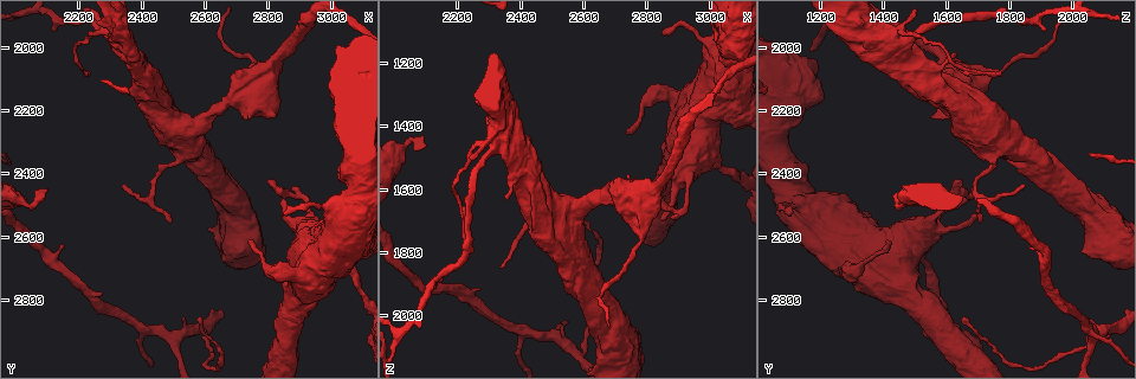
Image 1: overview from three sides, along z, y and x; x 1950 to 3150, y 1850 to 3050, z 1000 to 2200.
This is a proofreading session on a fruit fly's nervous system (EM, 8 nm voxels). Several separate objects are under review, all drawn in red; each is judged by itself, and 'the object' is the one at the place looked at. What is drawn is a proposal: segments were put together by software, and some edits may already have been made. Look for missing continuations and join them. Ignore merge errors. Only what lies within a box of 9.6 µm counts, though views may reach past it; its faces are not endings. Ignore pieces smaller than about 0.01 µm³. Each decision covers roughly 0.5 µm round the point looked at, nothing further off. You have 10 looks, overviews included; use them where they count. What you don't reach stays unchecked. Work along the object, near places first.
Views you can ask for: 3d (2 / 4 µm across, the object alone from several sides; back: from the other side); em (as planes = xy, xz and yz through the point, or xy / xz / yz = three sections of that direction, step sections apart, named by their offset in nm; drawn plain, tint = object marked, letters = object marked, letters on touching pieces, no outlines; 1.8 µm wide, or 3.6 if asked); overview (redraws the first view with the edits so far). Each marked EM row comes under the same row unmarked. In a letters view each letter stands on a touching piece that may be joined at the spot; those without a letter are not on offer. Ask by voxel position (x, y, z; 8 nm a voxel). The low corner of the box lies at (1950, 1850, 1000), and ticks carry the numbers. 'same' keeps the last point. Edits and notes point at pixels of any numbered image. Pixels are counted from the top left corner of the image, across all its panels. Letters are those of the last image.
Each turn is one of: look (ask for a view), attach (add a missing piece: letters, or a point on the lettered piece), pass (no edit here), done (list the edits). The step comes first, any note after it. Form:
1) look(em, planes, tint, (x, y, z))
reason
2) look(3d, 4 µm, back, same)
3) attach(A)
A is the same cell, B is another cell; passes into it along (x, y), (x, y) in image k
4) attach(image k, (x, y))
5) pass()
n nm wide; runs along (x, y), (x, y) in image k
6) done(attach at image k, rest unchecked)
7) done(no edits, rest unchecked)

look(em, planes, letters, (2090, 2460, 1470))
tapers out

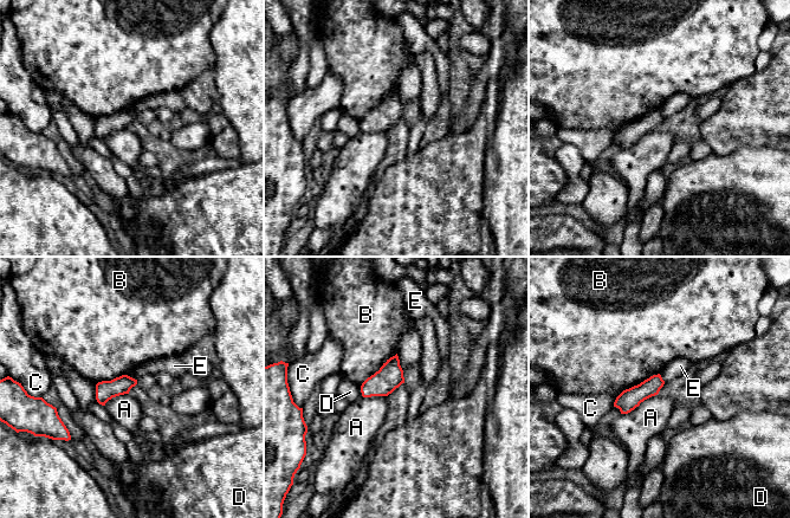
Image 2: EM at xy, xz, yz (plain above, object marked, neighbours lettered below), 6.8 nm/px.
pass()
A, B, C, D and E are other cells; border along (656, 394), (621, 414) in image 2; no lettered piece goes on from it

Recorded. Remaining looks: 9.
look(3d, 4 µm, (2140, 2630, 1870))
branch stops here

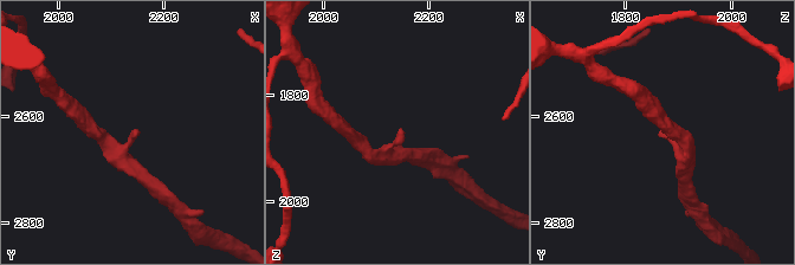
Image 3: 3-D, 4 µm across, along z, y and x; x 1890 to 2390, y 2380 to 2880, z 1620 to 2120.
look(em, planes, tint, (2150, 2630, 1865))

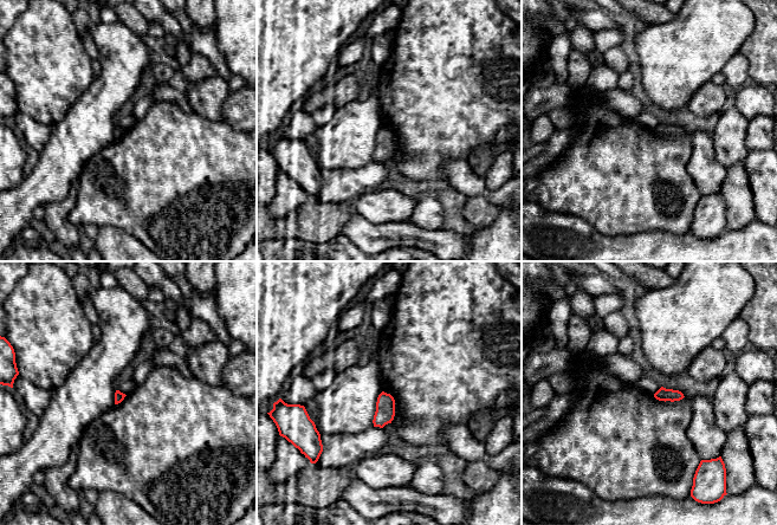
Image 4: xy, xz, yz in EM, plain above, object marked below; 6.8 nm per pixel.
look(em, planes, letters, same)

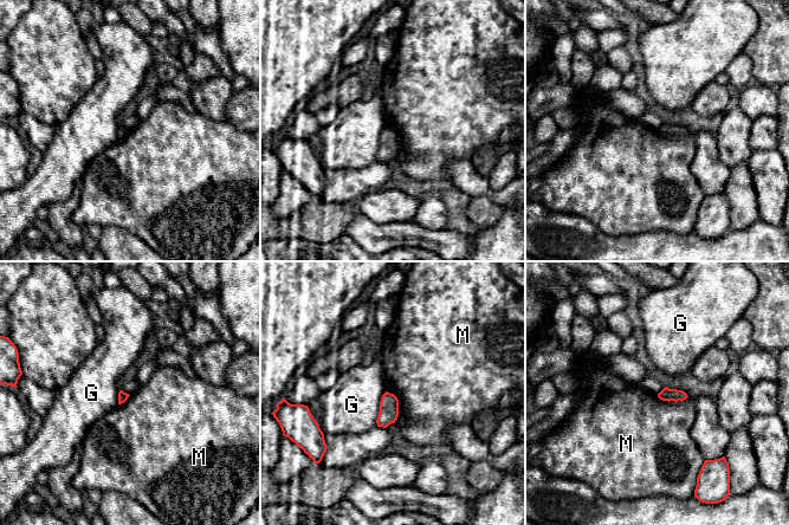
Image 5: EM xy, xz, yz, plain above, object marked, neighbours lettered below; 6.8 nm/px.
pass()
G touches over 240 nm; G and M are other cells; border along (657, 396), (668, 401), (689, 396) in image 5; no lettered piece goes on from it

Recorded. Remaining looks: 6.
look(em, xz, step 8, tint, (2850, 2480, 1600))
an open end

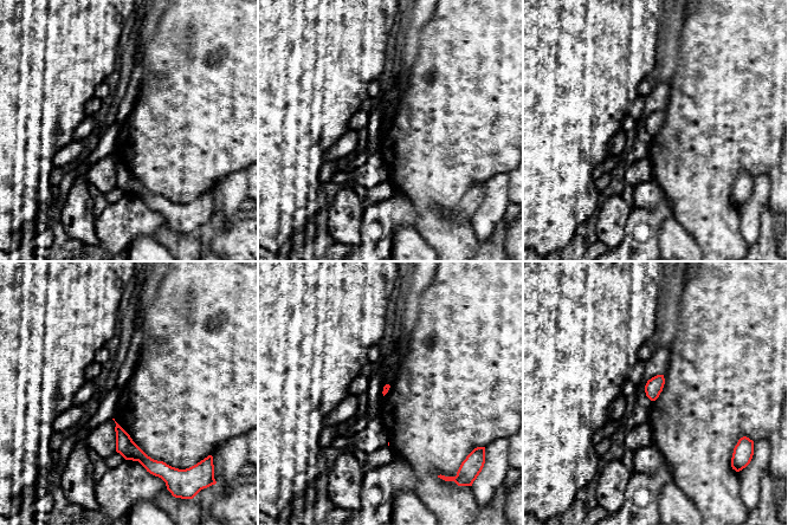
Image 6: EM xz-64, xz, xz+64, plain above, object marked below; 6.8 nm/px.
look(em, planes, letters, same)
cut it another way

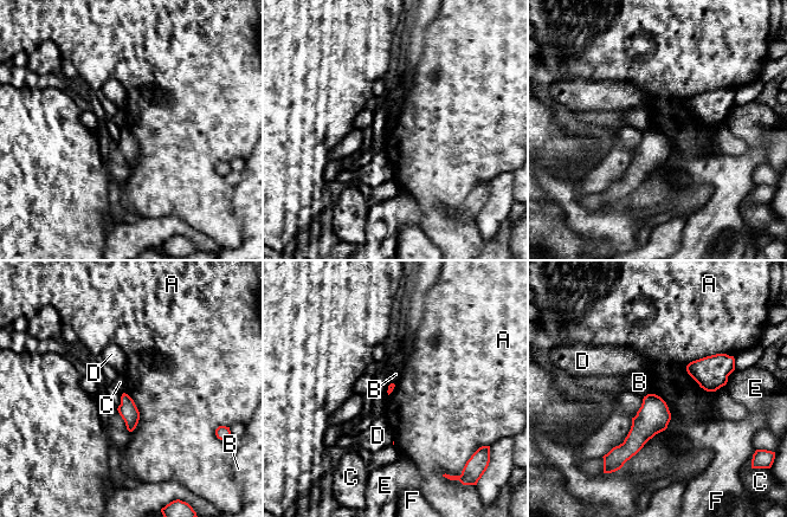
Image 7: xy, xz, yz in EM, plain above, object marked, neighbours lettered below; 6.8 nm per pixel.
pass()
A, B, C, D, E and F are other cells; border along (733, 355), (707, 355), (685, 370) in image 7; none of them fits

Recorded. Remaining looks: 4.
look(em, planes, letters, (2230, 2090, 1770))
thin end

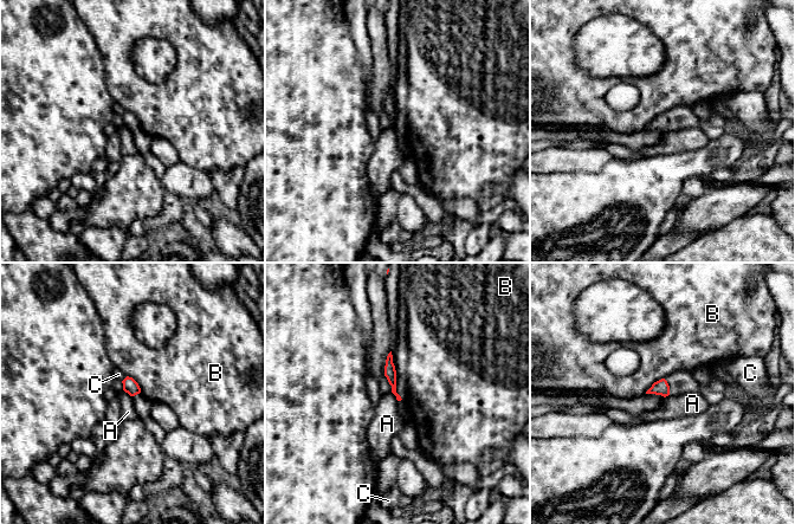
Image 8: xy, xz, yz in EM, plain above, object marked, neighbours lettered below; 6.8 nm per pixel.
pass()
A, B and C are other cells; border along (390, 392), (398, 401) in image 8; none of them fits

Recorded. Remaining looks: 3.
done(no edits, rest unchecked)

